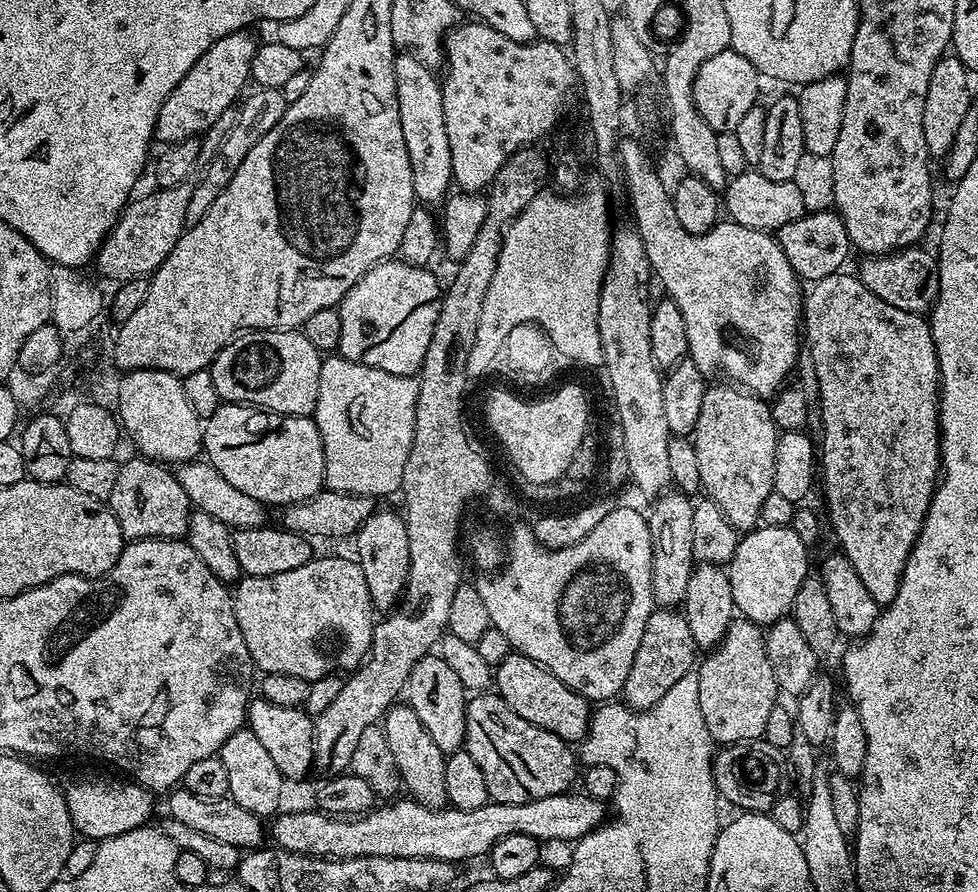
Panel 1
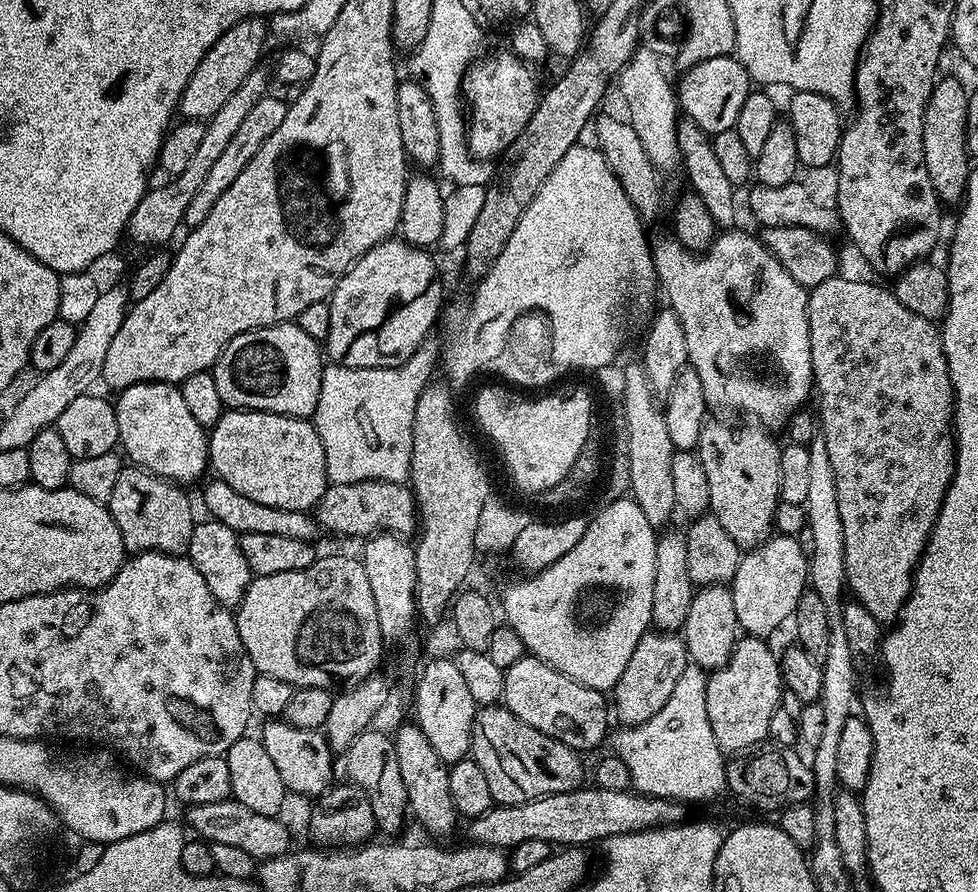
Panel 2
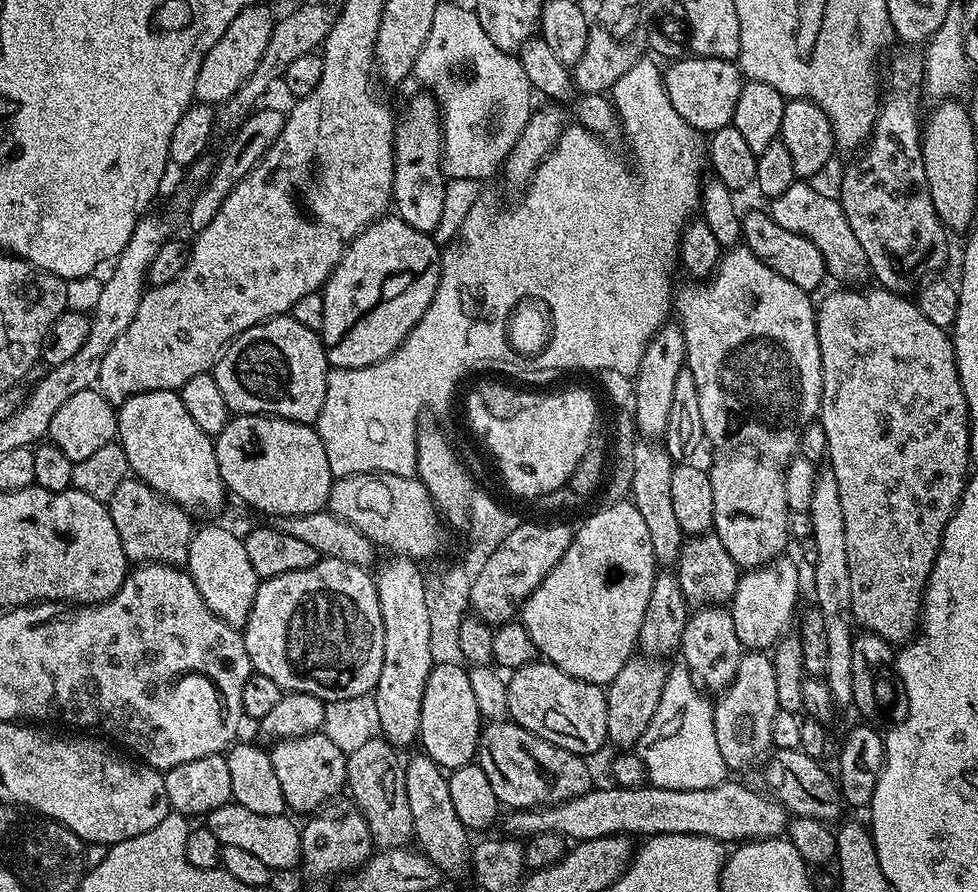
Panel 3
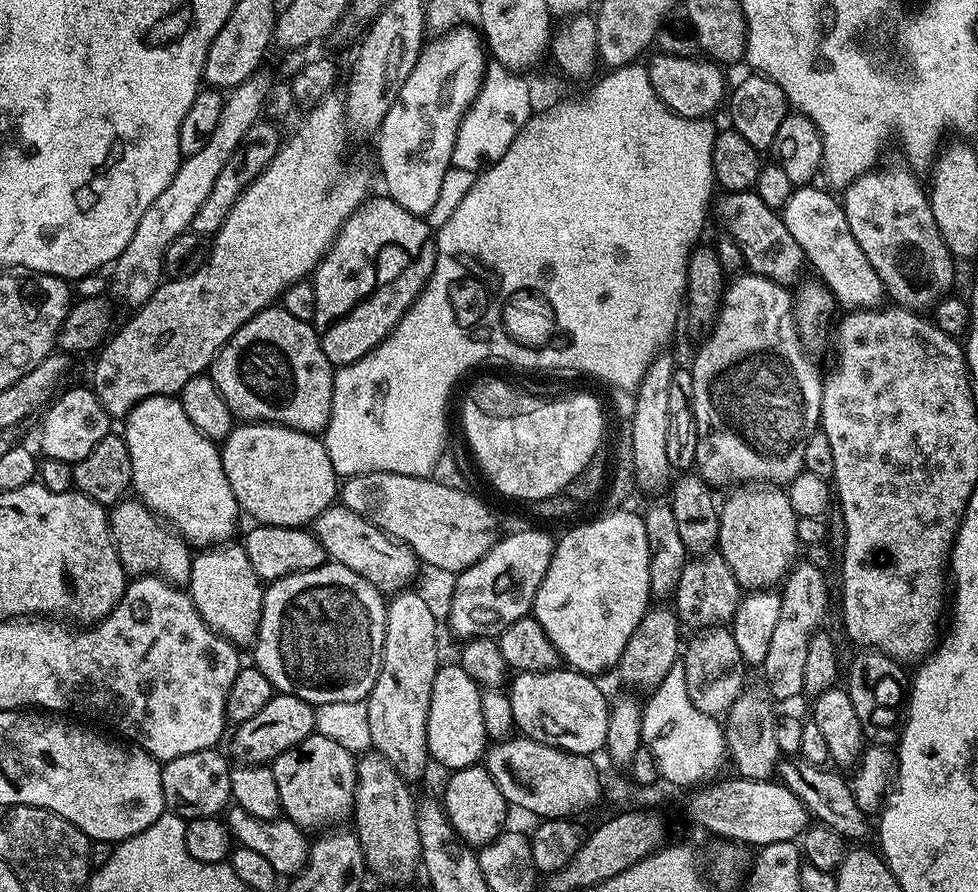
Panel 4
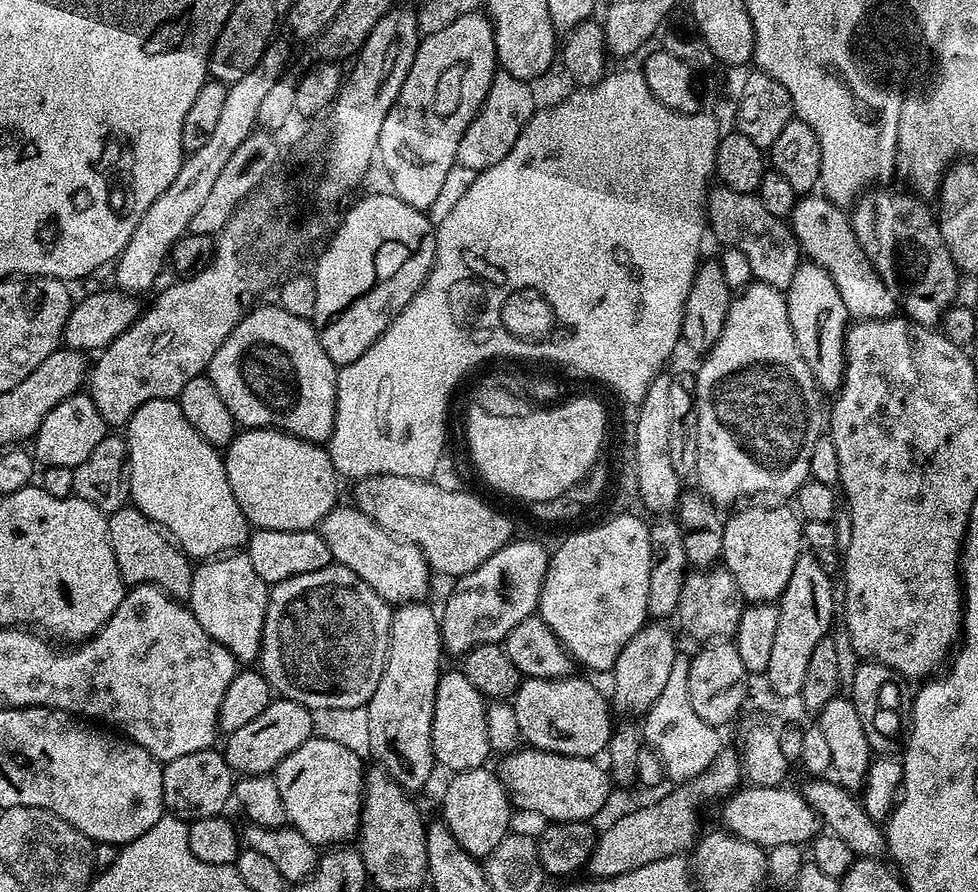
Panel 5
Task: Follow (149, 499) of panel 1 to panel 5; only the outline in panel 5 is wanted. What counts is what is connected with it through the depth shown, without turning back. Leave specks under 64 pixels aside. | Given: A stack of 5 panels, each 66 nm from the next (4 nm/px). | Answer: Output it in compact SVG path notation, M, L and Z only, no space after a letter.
M134 506L114 510L107 517L107 521L114 562L118 562L118 570L125 585L155 584L172 599L187 601L192 589L194 564L185 556L179 544L165 535L160 525L146 518L146 514L142 514Z

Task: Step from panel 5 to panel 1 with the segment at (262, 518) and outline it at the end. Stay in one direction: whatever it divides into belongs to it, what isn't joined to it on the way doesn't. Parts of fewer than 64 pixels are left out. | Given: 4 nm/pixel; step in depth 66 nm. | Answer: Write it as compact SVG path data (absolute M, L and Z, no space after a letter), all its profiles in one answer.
M224 402L218 410L214 410L214 414L203 425L203 430L202 452L208 463L214 466L214 470L218 470L218 474L222 474L222 478L226 478L226 482L230 482L230 486L243 490L250 494L250 498L265 506L301 504L311 496L317 496L325 487L324 443L316 431L315 419L293 418L277 412L265 412L246 404Z

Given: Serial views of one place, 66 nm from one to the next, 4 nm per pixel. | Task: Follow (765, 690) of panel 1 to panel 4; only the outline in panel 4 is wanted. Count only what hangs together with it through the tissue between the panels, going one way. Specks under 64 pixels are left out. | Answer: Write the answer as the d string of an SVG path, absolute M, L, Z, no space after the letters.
M745 690L730 706L723 717L724 747L730 764L736 767L735 775L746 780L766 780L777 771L782 759L778 741L774 739L777 713L772 713L773 701L763 691Z

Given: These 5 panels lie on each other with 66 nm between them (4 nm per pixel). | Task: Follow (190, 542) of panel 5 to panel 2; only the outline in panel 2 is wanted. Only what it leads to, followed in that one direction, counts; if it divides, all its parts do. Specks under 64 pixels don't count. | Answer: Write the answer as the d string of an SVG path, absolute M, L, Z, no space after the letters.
M162 382L135 384L117 396L120 397L115 397L114 403L120 431L119 447L124 448L123 455L133 465L147 468L181 486L188 486L191 480L209 471L209 433L198 426L196 419L190 418L190 409L177 385Z

